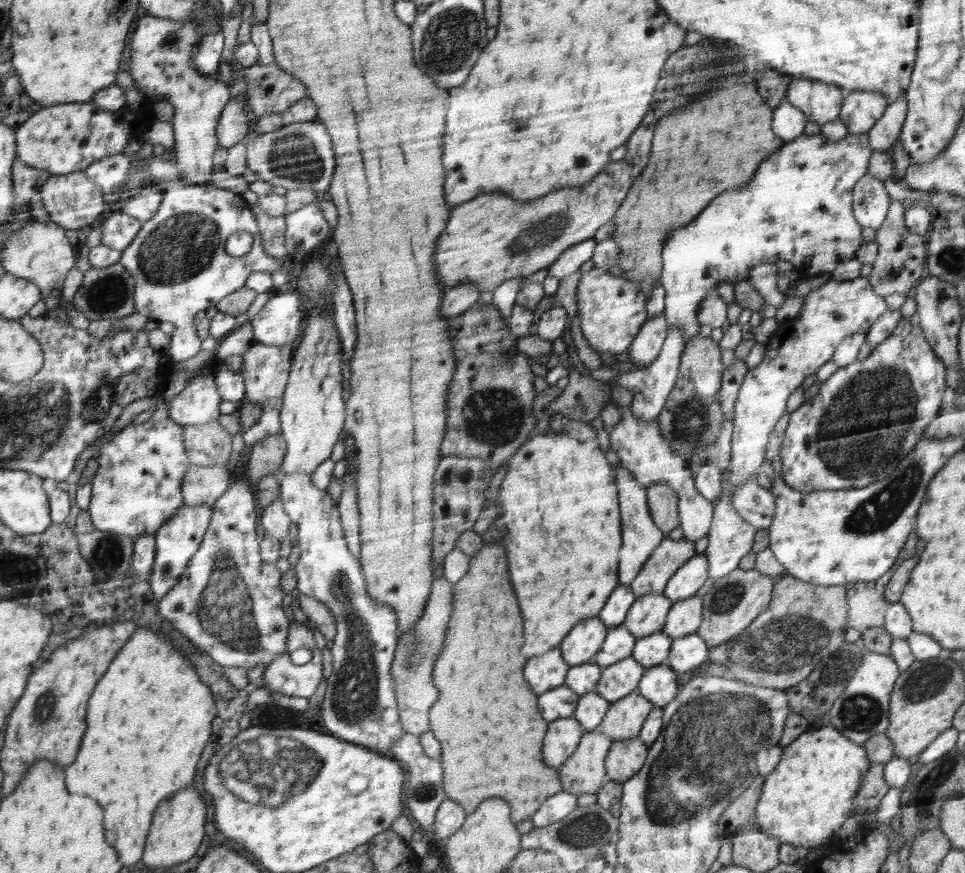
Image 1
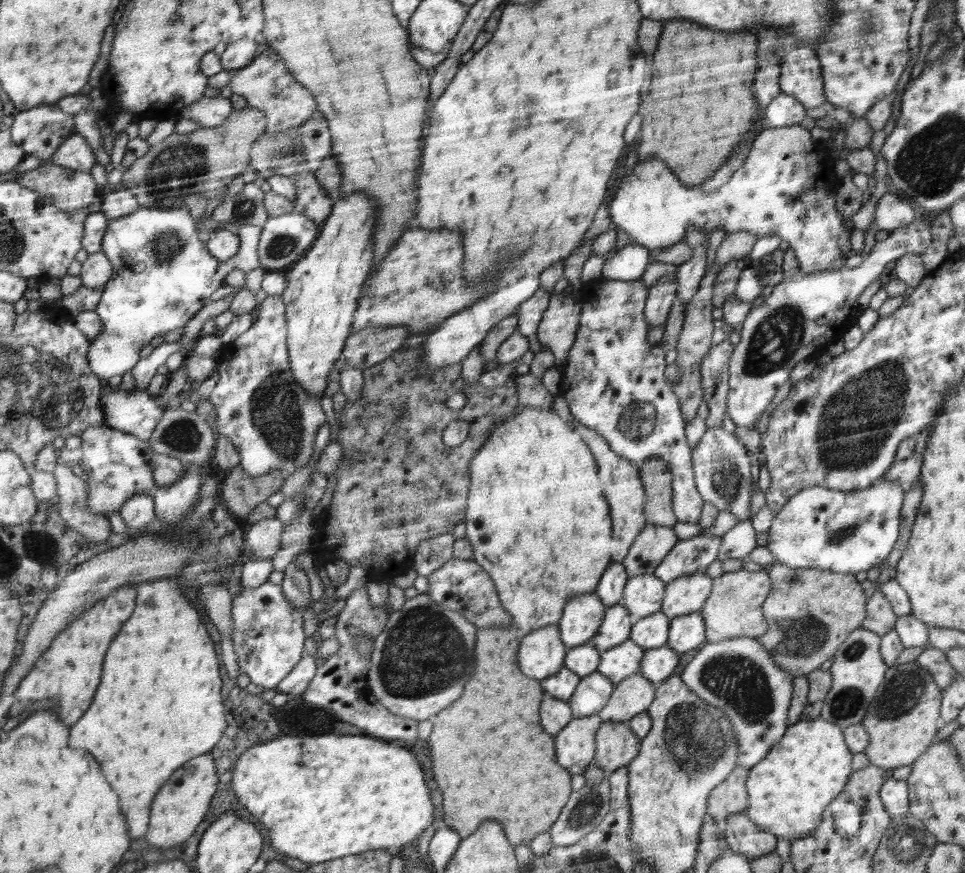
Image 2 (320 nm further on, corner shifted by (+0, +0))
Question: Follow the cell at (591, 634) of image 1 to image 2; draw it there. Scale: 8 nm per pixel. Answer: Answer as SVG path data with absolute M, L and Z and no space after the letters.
M595 592L579 594L571 599L568 610L563 610L564 618L560 617L560 622L557 622L562 641L568 648L590 642L598 632L606 610Z

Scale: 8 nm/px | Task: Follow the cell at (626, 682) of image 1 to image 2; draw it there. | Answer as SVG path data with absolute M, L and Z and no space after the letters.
M628 638L618 646L603 650L597 671L612 682L621 683L631 674L640 672L640 663L645 652L646 649Z

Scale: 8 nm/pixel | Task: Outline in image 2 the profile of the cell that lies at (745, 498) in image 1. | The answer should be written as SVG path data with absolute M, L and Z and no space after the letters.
M722 427L707 428L703 438L692 449L692 470L699 493L708 502L717 506L719 511L730 511L739 521L748 521L750 496L754 490L750 472L750 453L735 434L726 432Z

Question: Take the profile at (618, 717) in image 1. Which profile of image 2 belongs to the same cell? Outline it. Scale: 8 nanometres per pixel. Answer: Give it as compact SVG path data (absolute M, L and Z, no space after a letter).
M640 672L631 674L616 685L616 692L597 715L603 722L624 722L643 713L650 708L654 698L652 681Z

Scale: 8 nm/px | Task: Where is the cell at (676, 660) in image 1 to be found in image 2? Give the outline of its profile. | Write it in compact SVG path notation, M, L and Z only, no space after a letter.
M699 612L673 618L666 645L681 653L694 650L704 642L704 632L704 619Z

